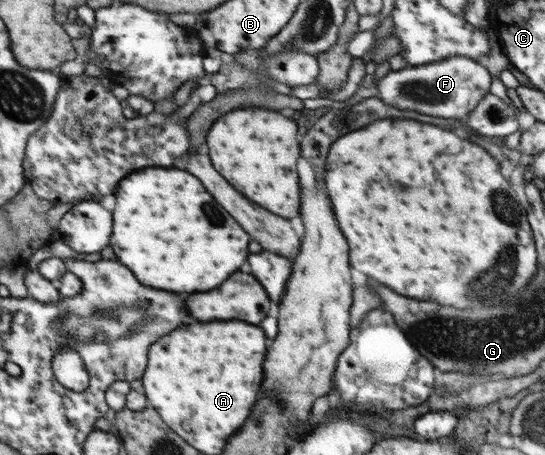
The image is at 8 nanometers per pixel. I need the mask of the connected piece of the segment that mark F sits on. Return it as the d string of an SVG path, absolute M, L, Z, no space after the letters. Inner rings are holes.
M452 56L424 67L407 65L398 71L390 70L378 81L378 85L375 85L375 97L396 109L465 121L467 113L488 93L490 83L491 77L482 65L467 57Z

